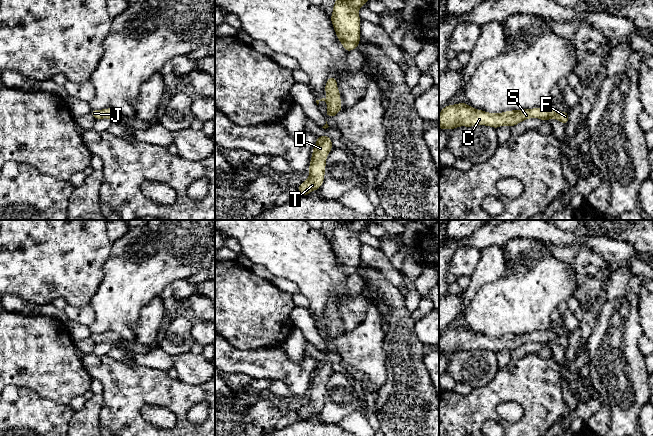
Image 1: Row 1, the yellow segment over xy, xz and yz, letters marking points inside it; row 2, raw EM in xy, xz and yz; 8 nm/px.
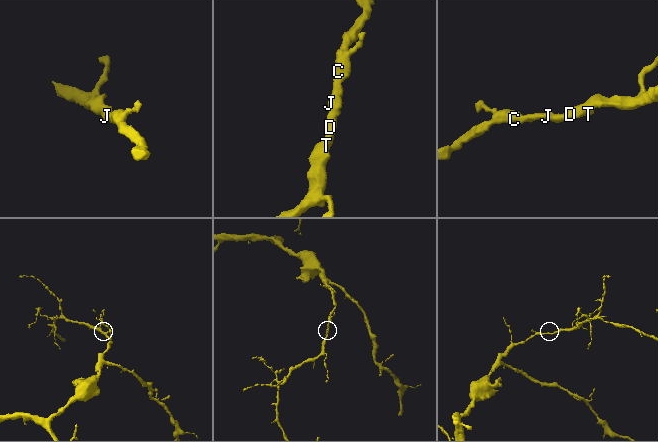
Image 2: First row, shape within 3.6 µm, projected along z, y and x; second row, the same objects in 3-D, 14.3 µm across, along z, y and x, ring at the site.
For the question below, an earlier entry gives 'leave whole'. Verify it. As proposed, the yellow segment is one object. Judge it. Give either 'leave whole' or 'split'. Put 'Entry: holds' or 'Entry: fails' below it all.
leave whole
Entry: holds

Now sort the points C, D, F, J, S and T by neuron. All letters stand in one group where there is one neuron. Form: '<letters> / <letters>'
C D F J S T

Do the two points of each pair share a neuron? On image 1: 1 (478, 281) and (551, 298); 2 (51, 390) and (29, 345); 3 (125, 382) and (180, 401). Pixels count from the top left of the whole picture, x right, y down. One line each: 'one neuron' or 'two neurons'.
1: two neurons
2: one neuron
3: one neuron

